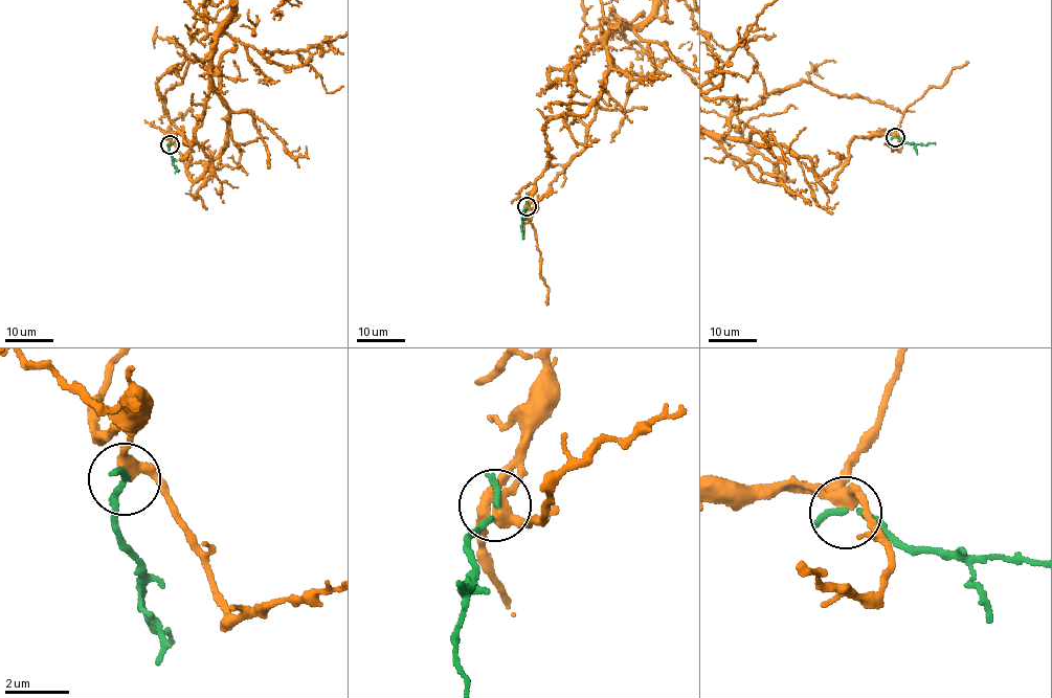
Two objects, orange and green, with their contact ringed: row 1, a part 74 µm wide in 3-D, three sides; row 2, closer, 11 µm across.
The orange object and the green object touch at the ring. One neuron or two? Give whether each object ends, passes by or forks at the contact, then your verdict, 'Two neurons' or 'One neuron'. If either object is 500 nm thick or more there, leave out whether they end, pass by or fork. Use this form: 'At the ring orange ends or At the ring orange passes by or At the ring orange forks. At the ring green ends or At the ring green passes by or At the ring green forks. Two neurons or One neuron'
At the ring orange passes by. At the ring green ends. Two neurons

